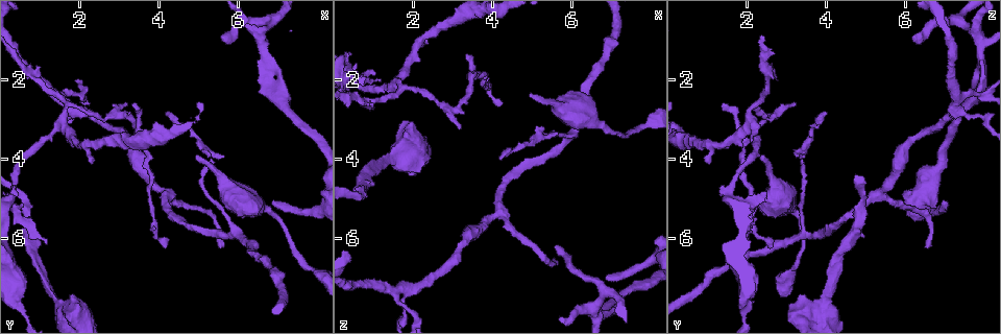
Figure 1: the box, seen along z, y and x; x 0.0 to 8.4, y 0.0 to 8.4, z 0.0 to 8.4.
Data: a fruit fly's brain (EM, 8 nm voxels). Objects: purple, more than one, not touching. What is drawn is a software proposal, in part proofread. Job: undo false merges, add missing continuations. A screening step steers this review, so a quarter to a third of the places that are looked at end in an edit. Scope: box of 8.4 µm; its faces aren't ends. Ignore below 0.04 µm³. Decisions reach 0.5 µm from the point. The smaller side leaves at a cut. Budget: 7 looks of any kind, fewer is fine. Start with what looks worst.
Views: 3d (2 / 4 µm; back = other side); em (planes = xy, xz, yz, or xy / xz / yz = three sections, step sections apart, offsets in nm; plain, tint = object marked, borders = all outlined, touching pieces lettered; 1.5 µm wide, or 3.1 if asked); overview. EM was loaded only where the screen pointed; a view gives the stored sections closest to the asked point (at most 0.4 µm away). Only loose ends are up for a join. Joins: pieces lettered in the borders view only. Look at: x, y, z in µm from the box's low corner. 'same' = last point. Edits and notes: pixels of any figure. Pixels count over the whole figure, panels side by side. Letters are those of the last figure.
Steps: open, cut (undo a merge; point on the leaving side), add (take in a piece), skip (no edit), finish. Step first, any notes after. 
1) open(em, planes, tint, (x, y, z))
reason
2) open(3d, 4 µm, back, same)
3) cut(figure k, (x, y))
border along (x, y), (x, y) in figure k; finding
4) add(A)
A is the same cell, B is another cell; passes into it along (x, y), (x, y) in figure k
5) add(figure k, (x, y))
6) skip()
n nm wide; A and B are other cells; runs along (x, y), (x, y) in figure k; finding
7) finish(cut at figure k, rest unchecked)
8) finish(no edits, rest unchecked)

open(em, yz, step 4, tint, (5.60, 0.90, 6.20))
branch stops here

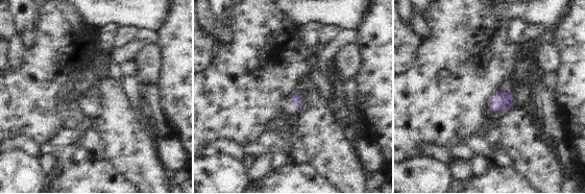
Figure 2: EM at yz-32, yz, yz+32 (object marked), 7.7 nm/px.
open(em, yz, step 4, borders, same)
what lies round it

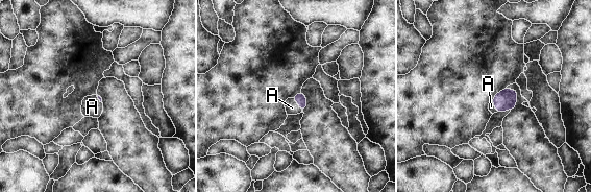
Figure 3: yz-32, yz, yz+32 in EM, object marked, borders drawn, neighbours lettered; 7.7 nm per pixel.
add(A)
A is the same cell; passes into it along (300, 98), (297, 103), (292, 108) in figure 3; it goes on there

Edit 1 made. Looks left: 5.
open(em, xy, step 4, tint, (4.95, 3.95, 2.40))
free end

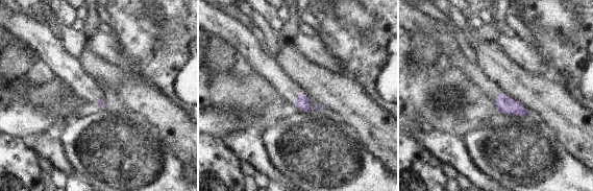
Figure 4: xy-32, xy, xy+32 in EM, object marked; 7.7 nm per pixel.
open(em, planes, borders, same)
cut it another way

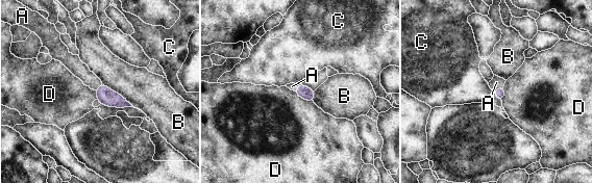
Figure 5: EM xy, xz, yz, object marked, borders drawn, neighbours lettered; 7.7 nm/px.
add(A)
B touches over 300 nm; A is the same cell, B, C and D are other cells; passes into it along (499, 93), (498, 87), (496, 82) in figure 5; it goes on there

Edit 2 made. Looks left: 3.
open(overview)

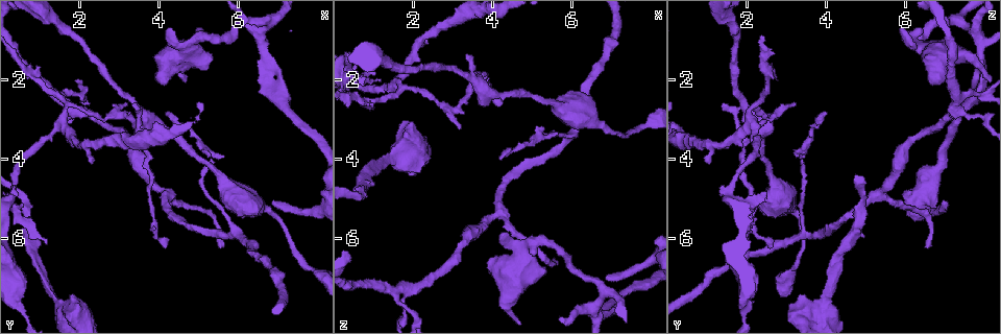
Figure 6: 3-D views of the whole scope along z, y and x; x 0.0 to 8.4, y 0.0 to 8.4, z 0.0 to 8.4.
open(3d, 2 µm, (5.55, 6.20, 6.50))
tapers out

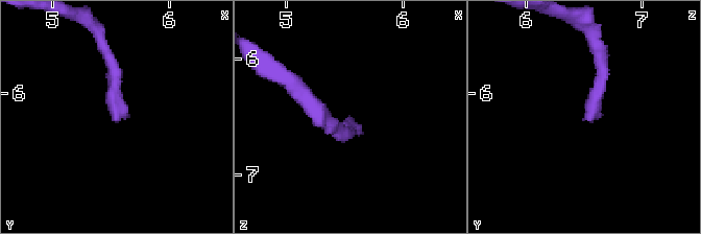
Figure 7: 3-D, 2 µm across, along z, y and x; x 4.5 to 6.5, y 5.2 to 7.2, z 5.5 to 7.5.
open(em, planes, borders, (5.60, 6.22, 6.56))

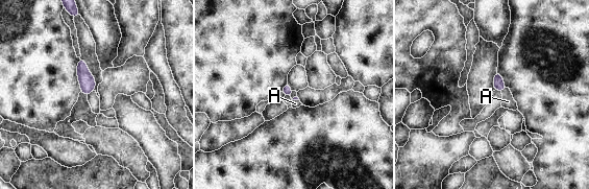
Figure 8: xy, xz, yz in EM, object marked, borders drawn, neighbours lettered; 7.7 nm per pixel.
add(A)
70 nm wide; A is the same cell; passes into it along (498, 85), (504, 89), (508, 101) in figure 8; it goes on there

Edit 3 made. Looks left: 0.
finish(add at figure 3, add at figure 5, add at figure 8, rest unchecked)

